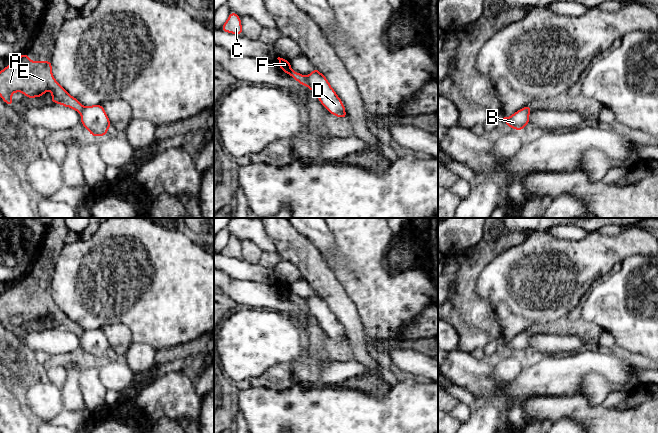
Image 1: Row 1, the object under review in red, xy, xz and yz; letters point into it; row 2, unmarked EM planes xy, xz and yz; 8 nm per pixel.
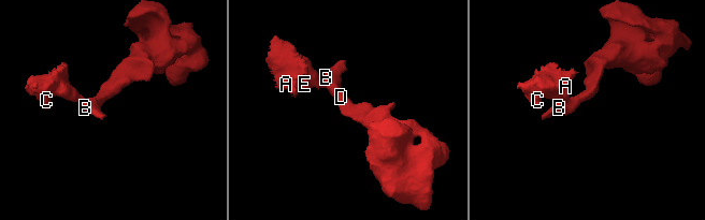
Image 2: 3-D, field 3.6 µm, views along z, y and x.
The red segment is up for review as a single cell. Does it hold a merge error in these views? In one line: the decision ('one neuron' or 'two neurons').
two neurons

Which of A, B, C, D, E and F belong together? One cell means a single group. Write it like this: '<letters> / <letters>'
A C E F / B D

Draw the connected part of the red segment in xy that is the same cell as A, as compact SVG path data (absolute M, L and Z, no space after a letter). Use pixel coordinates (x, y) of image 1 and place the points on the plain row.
M22 277L19 283L0 295L0 321L13 330L11 319L22 316L26 322L43 321L46 315L53 317L50 325L81 336L84 330L71 320L54 302L51 284L31 285Z

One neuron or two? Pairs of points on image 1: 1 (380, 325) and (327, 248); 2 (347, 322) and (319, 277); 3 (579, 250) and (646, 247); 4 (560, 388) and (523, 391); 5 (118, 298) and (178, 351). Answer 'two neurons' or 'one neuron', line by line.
1: two neurons
2: one neuron
3: one neuron
4: one neuron
5: two neurons

